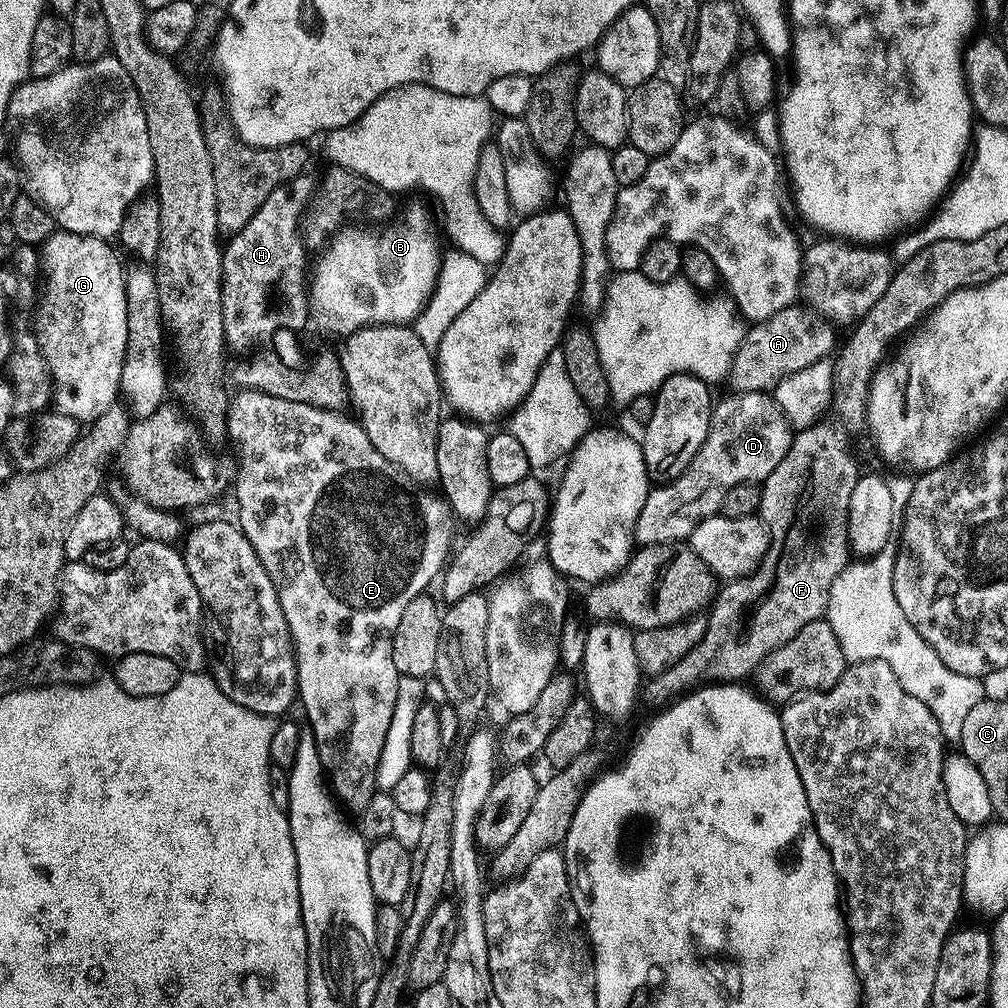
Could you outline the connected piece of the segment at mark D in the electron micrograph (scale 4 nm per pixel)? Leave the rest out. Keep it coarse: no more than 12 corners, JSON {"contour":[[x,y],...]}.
{"contour":[[768,392],[712,410],[677,480],[653,487],[635,543],[684,542],[730,486],[763,482],[792,445]]}

